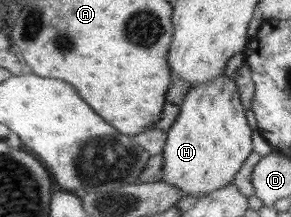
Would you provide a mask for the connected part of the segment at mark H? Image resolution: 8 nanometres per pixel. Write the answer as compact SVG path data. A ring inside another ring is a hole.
M222 74L215 80L191 87L181 104L179 116L166 132L167 140L162 150L163 166L159 180L180 188L183 196L203 196L227 186L252 153L252 130L247 124L246 110L240 102L234 80L235 78L229 79Z

